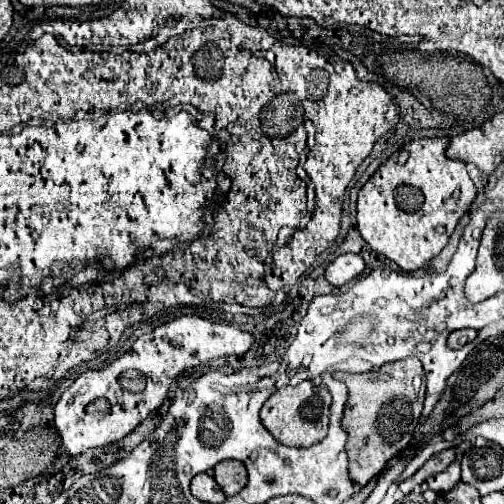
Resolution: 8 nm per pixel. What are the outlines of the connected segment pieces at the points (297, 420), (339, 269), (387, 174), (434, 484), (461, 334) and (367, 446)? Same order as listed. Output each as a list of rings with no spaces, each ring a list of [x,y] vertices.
[[[302,381],[300,385],[288,385],[270,395],[260,411],[260,419],[264,427],[284,445],[290,447],[310,447],[322,441],[328,433],[328,417],[330,417],[332,395],[324,385],[316,385],[314,381]]]
[[[348,253],[348,255],[340,255],[338,259],[334,259],[328,267],[324,277],[328,279],[330,285],[334,287],[342,287],[348,281],[352,281],[354,277],[358,277],[364,271],[364,259],[360,255]]]
[[[416,139],[406,143],[408,159],[404,165],[398,163],[398,151],[390,155],[388,161],[380,165],[380,169],[370,177],[370,181],[358,193],[358,231],[362,239],[380,255],[392,259],[404,271],[416,271],[424,267],[432,257],[436,257],[448,237],[456,229],[460,217],[468,211],[476,197],[474,181],[466,171],[466,163],[454,161],[446,157],[448,139]]]
[[[452,463],[450,469],[442,471],[440,475],[434,475],[426,483],[436,493],[446,493],[448,489],[454,489],[454,485],[460,483],[460,463]]]
[[[460,329],[460,331],[452,331],[450,337],[448,337],[448,347],[450,349],[458,349],[462,347],[464,343],[472,341],[476,335],[476,329]]]
[[[416,357],[386,363],[362,375],[340,373],[338,377],[348,385],[350,393],[342,419],[348,433],[346,453],[350,459],[350,477],[354,483],[366,485],[392,457],[400,455],[410,445],[424,407],[426,377]]]

